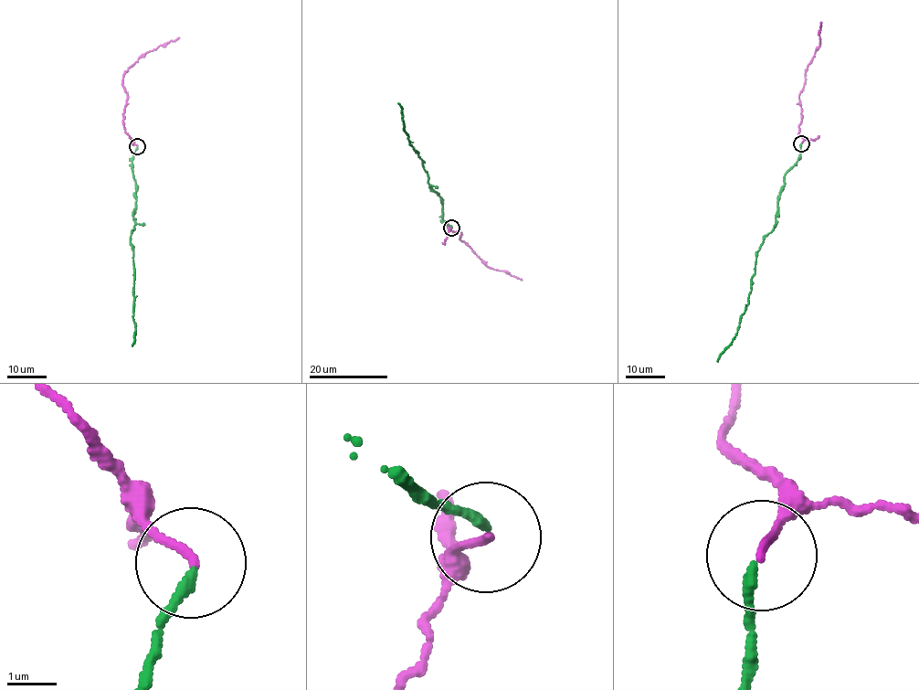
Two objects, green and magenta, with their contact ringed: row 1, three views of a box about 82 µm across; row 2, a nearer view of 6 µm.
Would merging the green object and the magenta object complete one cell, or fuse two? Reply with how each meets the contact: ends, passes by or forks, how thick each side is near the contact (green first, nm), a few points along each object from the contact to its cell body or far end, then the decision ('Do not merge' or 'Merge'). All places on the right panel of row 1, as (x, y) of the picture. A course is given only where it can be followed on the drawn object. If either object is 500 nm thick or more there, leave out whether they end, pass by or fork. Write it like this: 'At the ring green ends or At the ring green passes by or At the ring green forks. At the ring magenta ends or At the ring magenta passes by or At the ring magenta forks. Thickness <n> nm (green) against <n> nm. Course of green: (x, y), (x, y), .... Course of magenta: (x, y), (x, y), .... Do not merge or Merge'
At the ring green ends. At the ring magenta ends. Thickness 190 nm (green) against 150 nm. Course of green: (801, 143), (797, 164), (785, 175), (775, 228), (756, 251), (748, 303), (736, 335), (718, 362). Course of magenta: (802, 143), (799, 93), (819, 45), (818, 34), (821, 22). Merge

